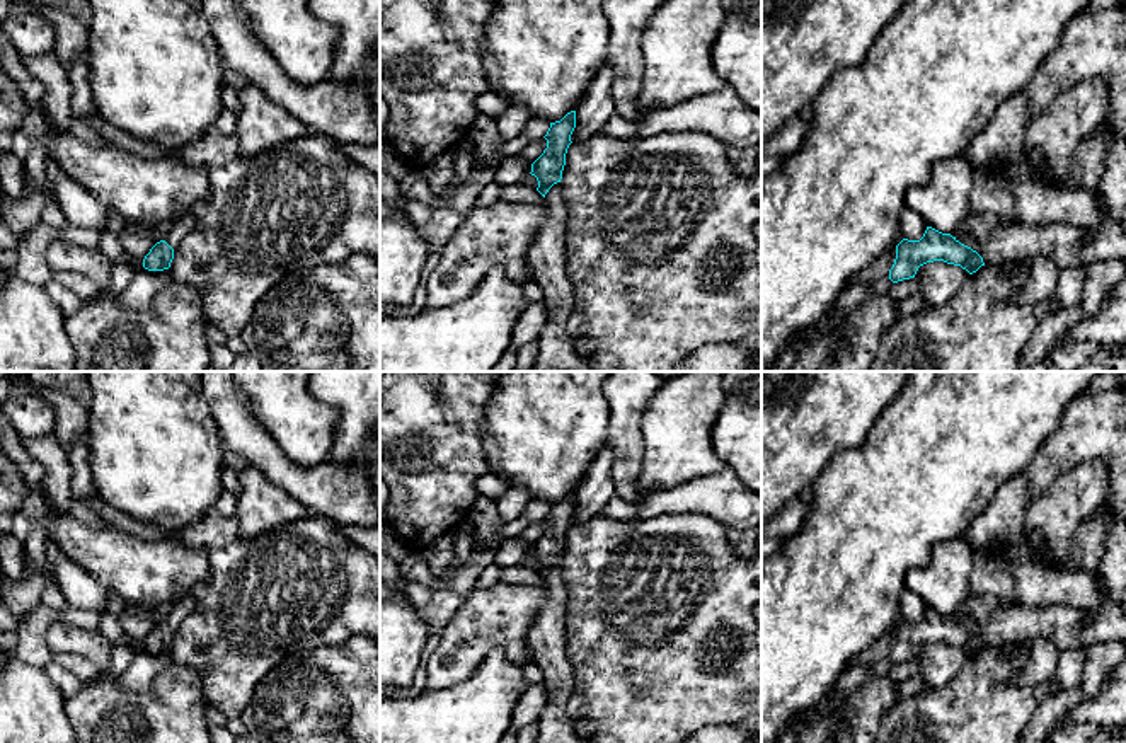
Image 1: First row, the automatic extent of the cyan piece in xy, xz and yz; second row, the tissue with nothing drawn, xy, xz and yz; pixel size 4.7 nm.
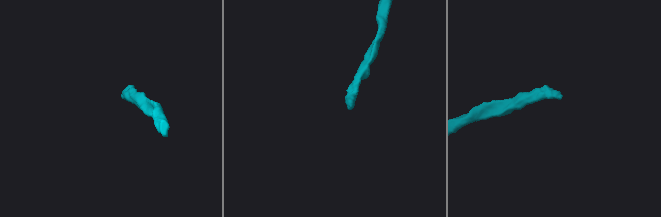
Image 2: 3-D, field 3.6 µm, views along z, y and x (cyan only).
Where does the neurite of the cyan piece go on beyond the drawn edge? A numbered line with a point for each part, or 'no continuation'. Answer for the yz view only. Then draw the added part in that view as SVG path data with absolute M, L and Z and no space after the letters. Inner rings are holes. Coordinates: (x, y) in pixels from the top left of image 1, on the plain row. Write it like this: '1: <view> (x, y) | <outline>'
1: yz (1067, 626) | M1102 593L1097 610L1080 610L1065 603L1044 607L1005 605L985 624L964 613L956 619L976 632L985 646L1031 644L1039 637L1061 651L1097 642L1126 644L1126 603Z

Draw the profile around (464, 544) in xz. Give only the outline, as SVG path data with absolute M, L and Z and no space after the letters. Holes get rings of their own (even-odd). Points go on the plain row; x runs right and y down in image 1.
M462 533L453 539L453 549L457 559L467 559L475 547L474 533Z

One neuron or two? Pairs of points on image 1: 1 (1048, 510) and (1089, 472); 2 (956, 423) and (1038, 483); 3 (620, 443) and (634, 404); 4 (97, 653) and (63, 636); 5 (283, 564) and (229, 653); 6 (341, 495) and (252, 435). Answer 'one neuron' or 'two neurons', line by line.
1: one neuron
2: two neurons
3: one neuron
4: one neuron
5: one neuron
6: one neuron

